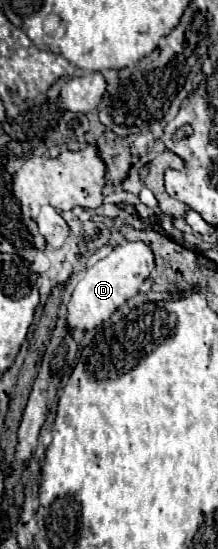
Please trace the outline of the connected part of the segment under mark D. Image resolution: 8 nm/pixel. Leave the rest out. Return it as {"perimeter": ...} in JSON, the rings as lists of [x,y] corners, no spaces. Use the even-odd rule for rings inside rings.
{"perimeter":[[[123,242],[121,246],[113,248],[109,256],[93,264],[85,276],[77,282],[77,286],[71,292],[71,298],[67,302],[65,312],[65,324],[71,330],[93,330],[109,320],[109,316],[123,306],[131,296],[135,296],[145,282],[145,278],[155,268],[151,248],[143,242]]]}

